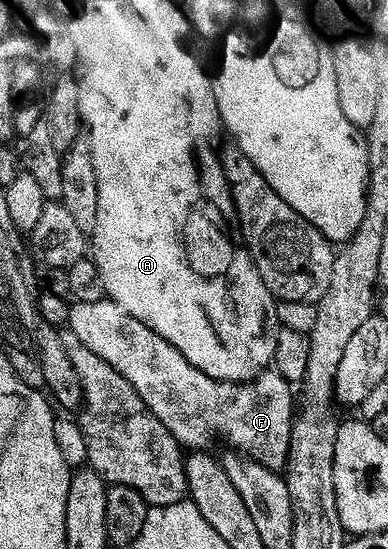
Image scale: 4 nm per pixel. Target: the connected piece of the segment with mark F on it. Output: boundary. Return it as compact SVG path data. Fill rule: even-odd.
M103 299L96 303L84 303L74 301L70 305L70 320L68 327L88 347L108 363L144 399L148 411L168 427L168 431L178 440L178 444L190 451L206 451L209 446L219 437L222 441L227 441L231 450L237 451L243 457L250 457L256 463L260 463L268 469L275 471L285 470L286 456L290 450L290 423L294 420L296 412L296 397L290 394L291 382L285 381L274 372L273 368L267 367L251 381L221 381L215 377L210 377L204 371L200 371L187 357L180 355L168 339L156 335L140 319L124 312L117 303L109 299Z

